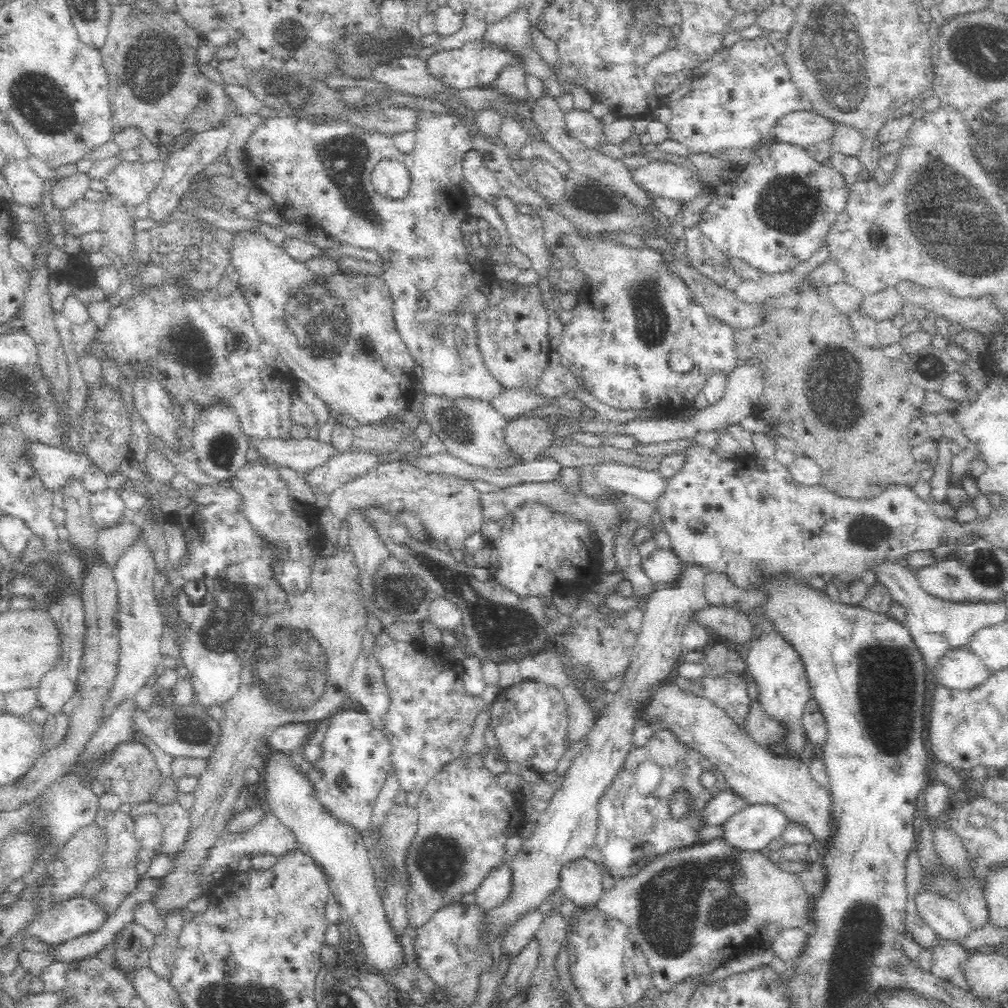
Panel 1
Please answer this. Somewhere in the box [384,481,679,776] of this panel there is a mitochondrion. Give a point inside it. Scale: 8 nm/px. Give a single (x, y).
(500, 626)

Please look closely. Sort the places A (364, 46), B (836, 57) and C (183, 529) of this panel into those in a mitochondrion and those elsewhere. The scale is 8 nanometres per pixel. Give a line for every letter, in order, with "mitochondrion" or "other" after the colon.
A: mitochondrion
B: mitochondrion
C: other

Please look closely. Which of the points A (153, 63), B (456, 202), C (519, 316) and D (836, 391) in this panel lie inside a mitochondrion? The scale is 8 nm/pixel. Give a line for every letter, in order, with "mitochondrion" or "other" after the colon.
A: mitochondrion
B: other
C: other
D: mitochondrion

